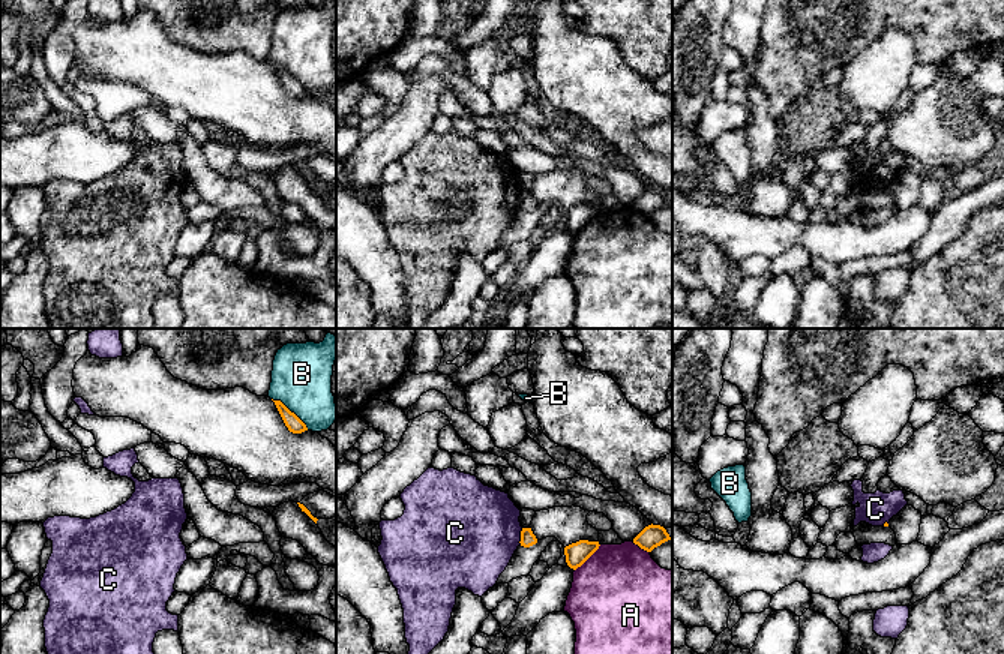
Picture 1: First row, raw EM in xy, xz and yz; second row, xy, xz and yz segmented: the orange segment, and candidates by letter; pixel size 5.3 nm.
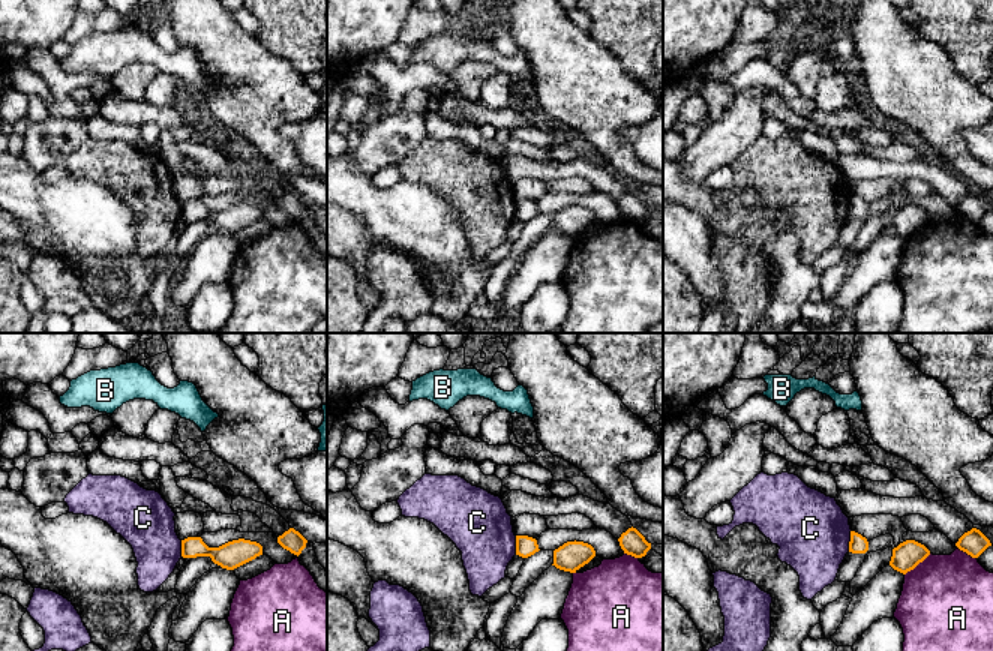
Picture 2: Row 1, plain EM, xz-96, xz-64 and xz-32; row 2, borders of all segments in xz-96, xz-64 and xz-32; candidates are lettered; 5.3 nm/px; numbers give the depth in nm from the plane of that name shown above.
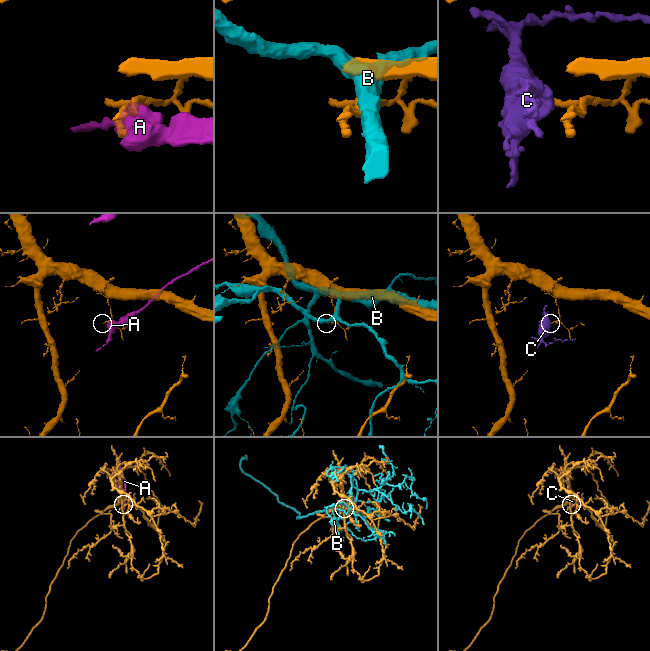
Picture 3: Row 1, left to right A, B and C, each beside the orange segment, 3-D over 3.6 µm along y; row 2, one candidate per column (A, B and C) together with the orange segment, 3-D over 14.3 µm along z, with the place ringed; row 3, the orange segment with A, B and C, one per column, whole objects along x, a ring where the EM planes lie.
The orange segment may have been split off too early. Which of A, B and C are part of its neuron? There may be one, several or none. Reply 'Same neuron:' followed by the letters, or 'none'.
Same neuron: none

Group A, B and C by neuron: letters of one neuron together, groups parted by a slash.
A / B / C

